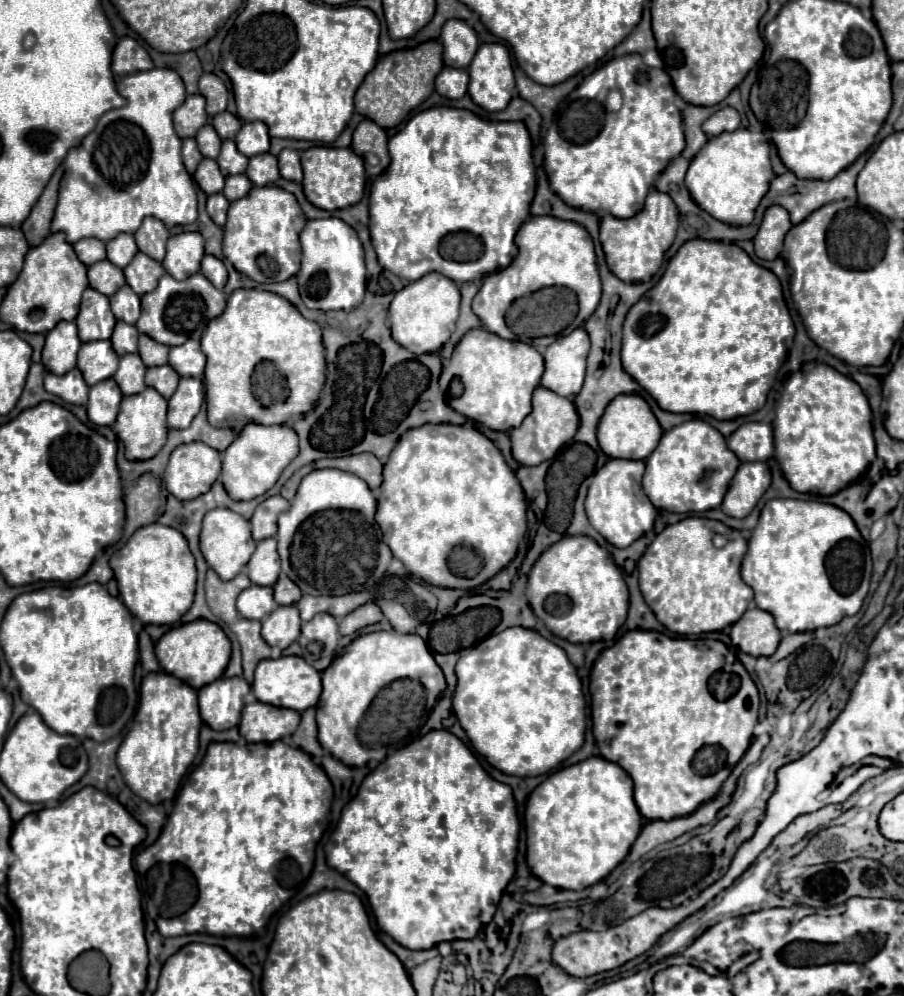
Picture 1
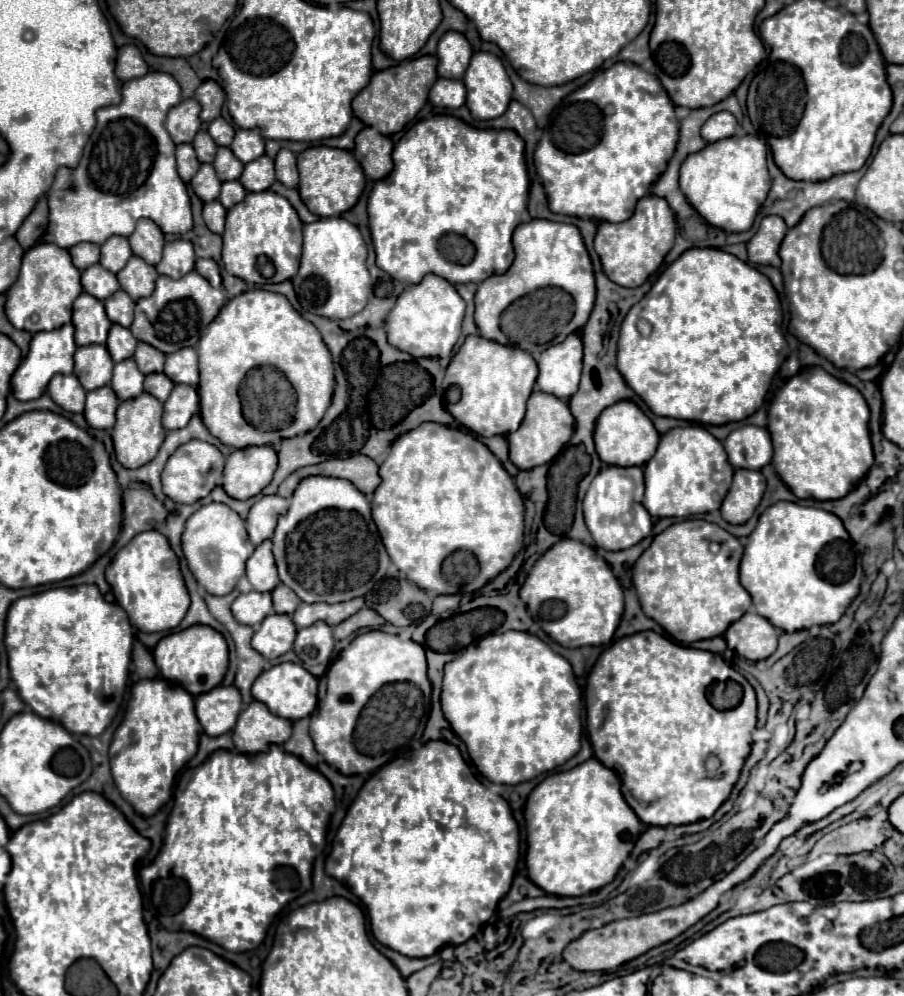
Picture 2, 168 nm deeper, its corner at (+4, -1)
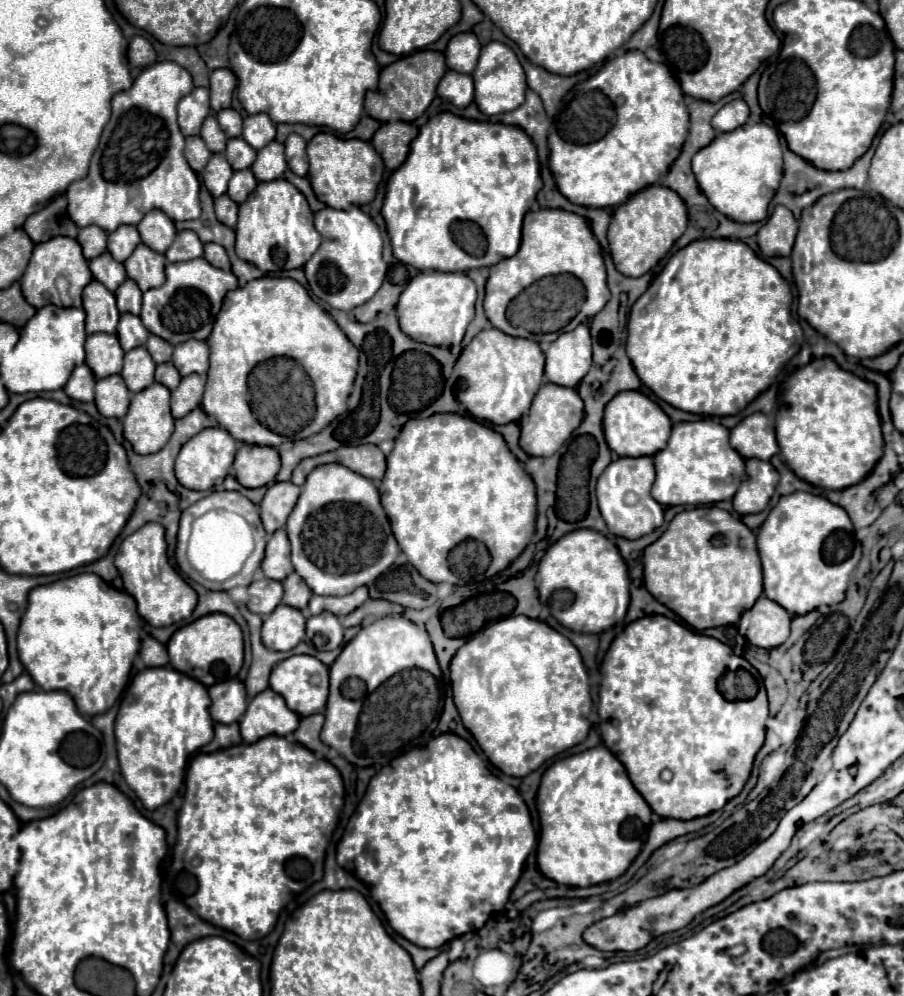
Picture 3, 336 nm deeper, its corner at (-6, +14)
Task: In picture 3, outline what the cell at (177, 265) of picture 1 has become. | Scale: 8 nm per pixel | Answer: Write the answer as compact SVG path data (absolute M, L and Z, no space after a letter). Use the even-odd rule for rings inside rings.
M180 231L164 255L168 261L190 261L202 255L202 247L204 245L194 231Z

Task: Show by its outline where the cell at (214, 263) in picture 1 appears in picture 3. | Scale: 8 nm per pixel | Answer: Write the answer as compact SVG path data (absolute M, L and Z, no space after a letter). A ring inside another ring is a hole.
M206 243L206 245L204 245L204 259L206 259L208 263L212 263L214 267L218 267L218 269L230 271L228 255L226 255L224 247L218 245L218 243Z

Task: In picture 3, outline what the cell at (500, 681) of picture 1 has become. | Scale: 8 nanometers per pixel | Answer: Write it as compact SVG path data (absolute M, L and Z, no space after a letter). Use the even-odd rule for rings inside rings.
M512 615L478 631L452 657L450 681L464 727L474 735L488 761L512 777L526 777L548 759L582 743L592 727L588 721L593 709L590 679L582 655L572 641L538 619Z

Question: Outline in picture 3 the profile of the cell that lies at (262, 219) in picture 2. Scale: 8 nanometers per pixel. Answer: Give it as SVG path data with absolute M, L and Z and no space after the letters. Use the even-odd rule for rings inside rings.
M262 181L248 195L248 199L240 203L236 223L236 255L264 273L304 267L320 243L322 237L314 229L308 201L290 181Z

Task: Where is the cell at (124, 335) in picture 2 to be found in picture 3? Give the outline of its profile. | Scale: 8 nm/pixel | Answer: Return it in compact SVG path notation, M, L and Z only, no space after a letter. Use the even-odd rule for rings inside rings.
M122 313L116 335L118 335L118 339L120 339L122 349L124 349L124 351L130 351L130 349L134 349L134 347L142 347L150 333L148 333L148 329L144 327L144 323L142 323L140 317L136 317L136 315L132 315L132 313Z

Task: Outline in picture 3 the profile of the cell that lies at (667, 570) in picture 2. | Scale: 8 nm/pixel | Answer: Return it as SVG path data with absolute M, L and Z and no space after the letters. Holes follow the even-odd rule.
M714 505L678 513L662 537L644 549L642 563L646 589L696 631L736 623L762 595L756 535L728 511Z

